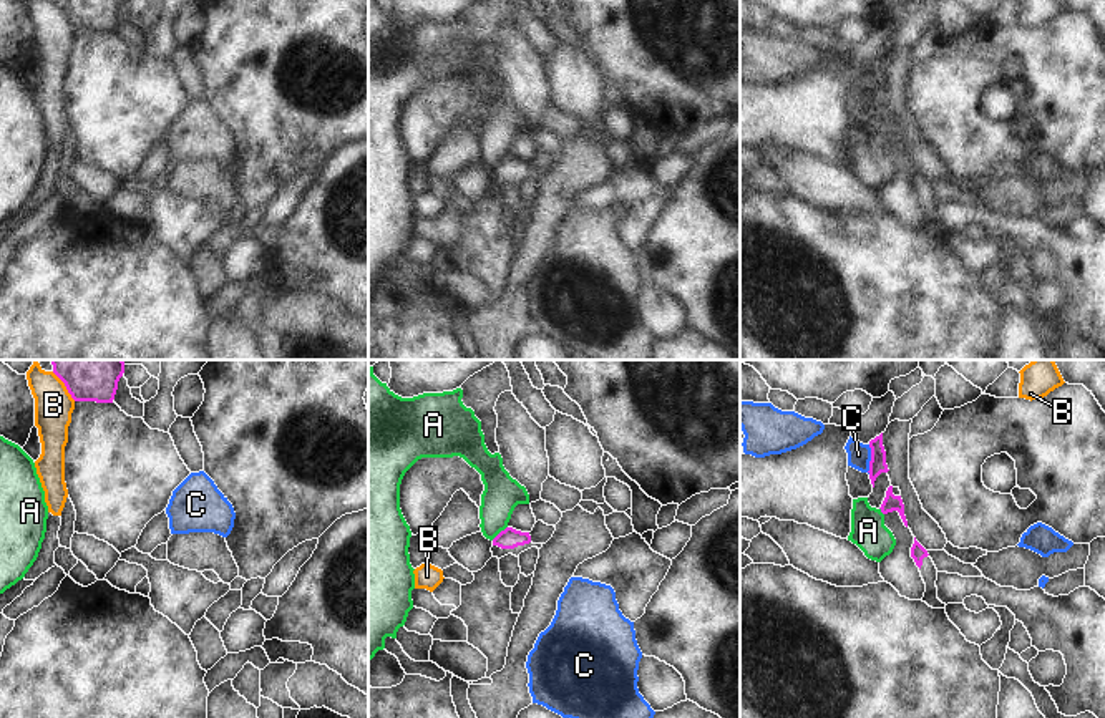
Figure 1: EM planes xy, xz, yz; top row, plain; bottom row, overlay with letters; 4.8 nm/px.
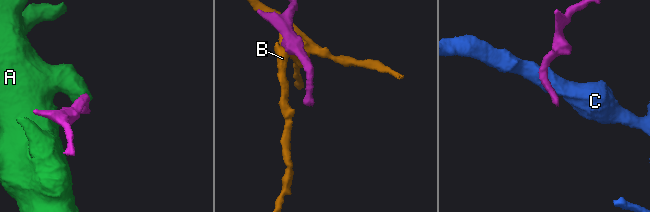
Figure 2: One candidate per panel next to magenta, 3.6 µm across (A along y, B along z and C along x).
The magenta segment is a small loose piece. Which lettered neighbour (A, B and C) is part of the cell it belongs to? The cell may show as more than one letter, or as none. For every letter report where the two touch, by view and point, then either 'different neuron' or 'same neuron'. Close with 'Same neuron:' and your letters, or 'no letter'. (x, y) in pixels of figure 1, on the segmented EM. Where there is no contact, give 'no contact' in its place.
A: xz (500, 533) | different neuron
B: xy (65, 385) | different neuron
C: yz (871, 460) | different neuron
Same neuron: no letter

